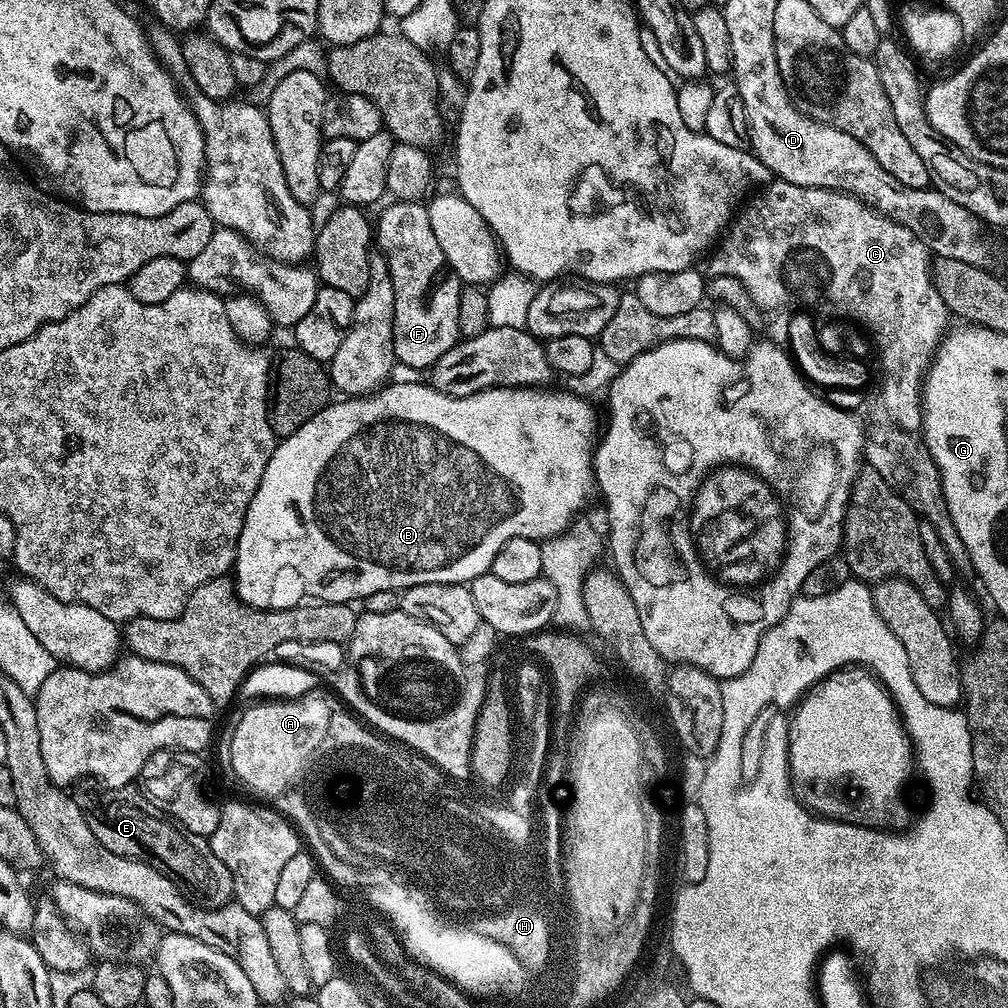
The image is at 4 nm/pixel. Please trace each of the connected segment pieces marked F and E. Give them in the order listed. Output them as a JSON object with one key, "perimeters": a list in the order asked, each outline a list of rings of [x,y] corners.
{"perimeters":[[[[396,200],[385,210],[380,216],[380,221],[375,221],[374,238],[378,243],[379,251],[384,253],[384,260],[388,263],[390,276],[394,282],[394,354],[397,361],[408,368],[424,368],[431,369],[433,364],[438,362],[438,358],[442,358],[442,354],[446,354],[446,350],[450,350],[461,339],[458,322],[459,296],[462,289],[460,279],[456,276],[456,271],[446,262],[446,254],[442,254],[442,246],[438,246],[438,238],[434,235],[434,229],[430,227],[430,214],[427,207],[423,203],[414,200]]],[[[83,778],[76,780],[74,788],[80,791],[74,796],[76,804],[82,810],[90,830],[94,830],[94,838],[98,838],[98,842],[102,842],[106,850],[154,866],[154,870],[170,878],[178,891],[198,908],[220,908],[233,899],[230,870],[226,870],[226,866],[222,866],[222,858],[214,854],[209,837],[190,834],[190,830],[186,830],[181,824],[171,820],[161,808],[154,806],[154,802],[150,802],[139,787],[105,788],[95,779]]]]}

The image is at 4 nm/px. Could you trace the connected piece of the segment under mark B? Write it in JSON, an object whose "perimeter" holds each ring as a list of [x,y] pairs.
{"perimeter":[[[428,382],[391,384],[367,396],[340,398],[337,404],[336,401],[329,403],[328,407],[314,414],[306,426],[277,443],[266,466],[266,474],[262,474],[262,482],[246,510],[236,547],[234,587],[241,600],[251,608],[289,607],[288,592],[284,589],[287,580],[297,584],[308,595],[305,597],[325,604],[360,602],[370,594],[378,594],[378,590],[396,592],[419,584],[467,585],[474,578],[491,573],[495,556],[515,536],[543,542],[568,532],[580,516],[579,512],[585,511],[588,487],[596,484],[594,453],[598,445],[596,412],[590,401],[572,392],[547,392],[549,389],[544,386],[487,388],[469,396],[447,396]]]}

